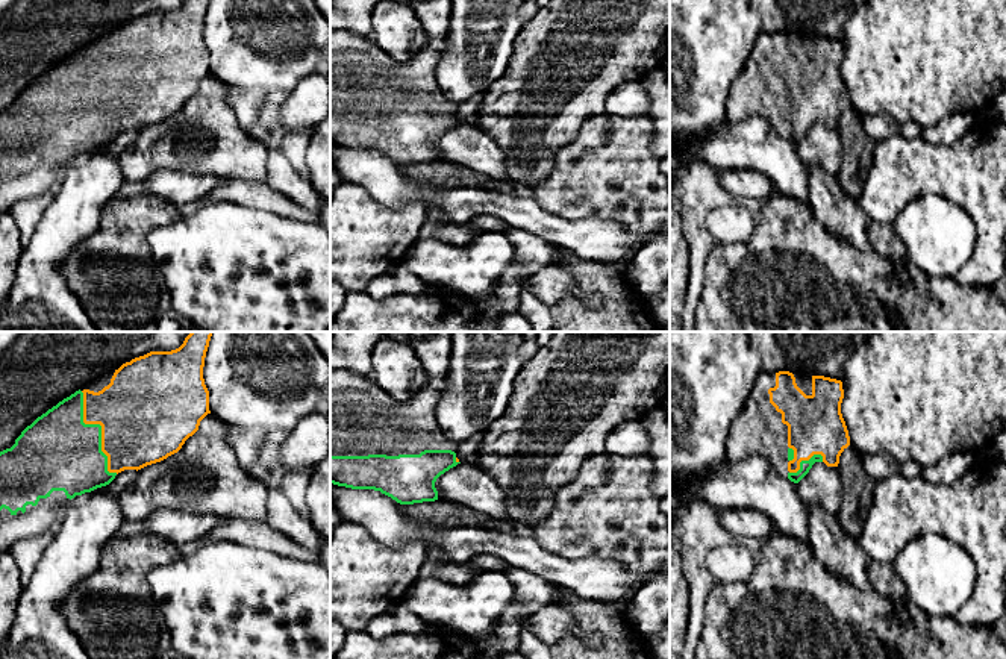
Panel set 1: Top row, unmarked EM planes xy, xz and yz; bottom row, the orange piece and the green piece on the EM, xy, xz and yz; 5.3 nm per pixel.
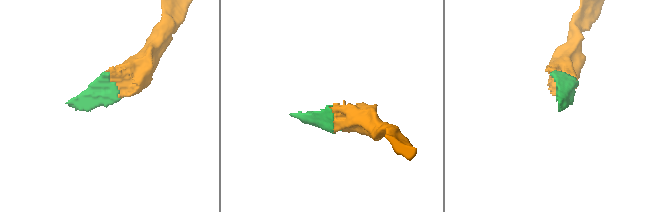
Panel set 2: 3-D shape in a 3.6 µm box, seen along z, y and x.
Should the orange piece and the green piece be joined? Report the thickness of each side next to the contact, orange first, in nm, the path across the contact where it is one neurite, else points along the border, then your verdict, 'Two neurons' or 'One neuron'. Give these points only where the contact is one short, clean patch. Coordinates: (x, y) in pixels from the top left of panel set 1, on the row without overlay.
Thickness 500 nm (orange) against 400 nm. One neuron

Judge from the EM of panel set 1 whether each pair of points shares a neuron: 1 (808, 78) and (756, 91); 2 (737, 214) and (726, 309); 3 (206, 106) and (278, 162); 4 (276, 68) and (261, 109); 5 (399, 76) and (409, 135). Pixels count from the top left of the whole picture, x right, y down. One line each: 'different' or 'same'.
1: same
2: different
3: different
4: different
5: same

